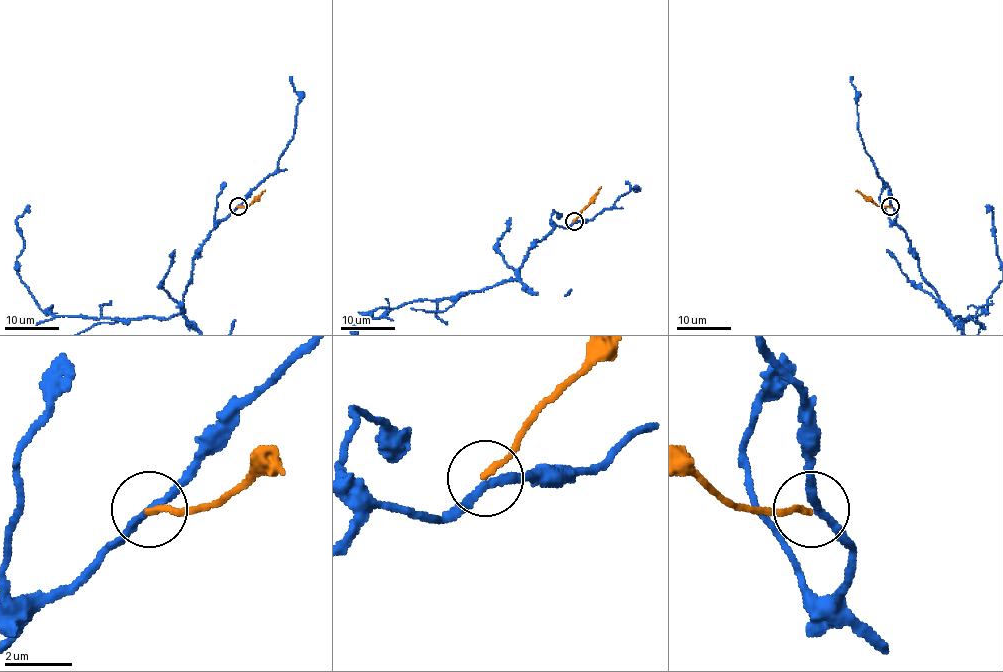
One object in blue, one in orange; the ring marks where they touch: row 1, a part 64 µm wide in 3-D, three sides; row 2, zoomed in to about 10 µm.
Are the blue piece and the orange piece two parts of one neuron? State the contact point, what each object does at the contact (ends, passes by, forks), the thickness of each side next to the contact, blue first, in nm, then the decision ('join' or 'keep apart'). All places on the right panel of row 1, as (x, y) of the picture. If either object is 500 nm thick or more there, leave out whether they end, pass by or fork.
place (890, 206); blue passes by; orange ends; calibres 220 and 170 nm; keep apart

